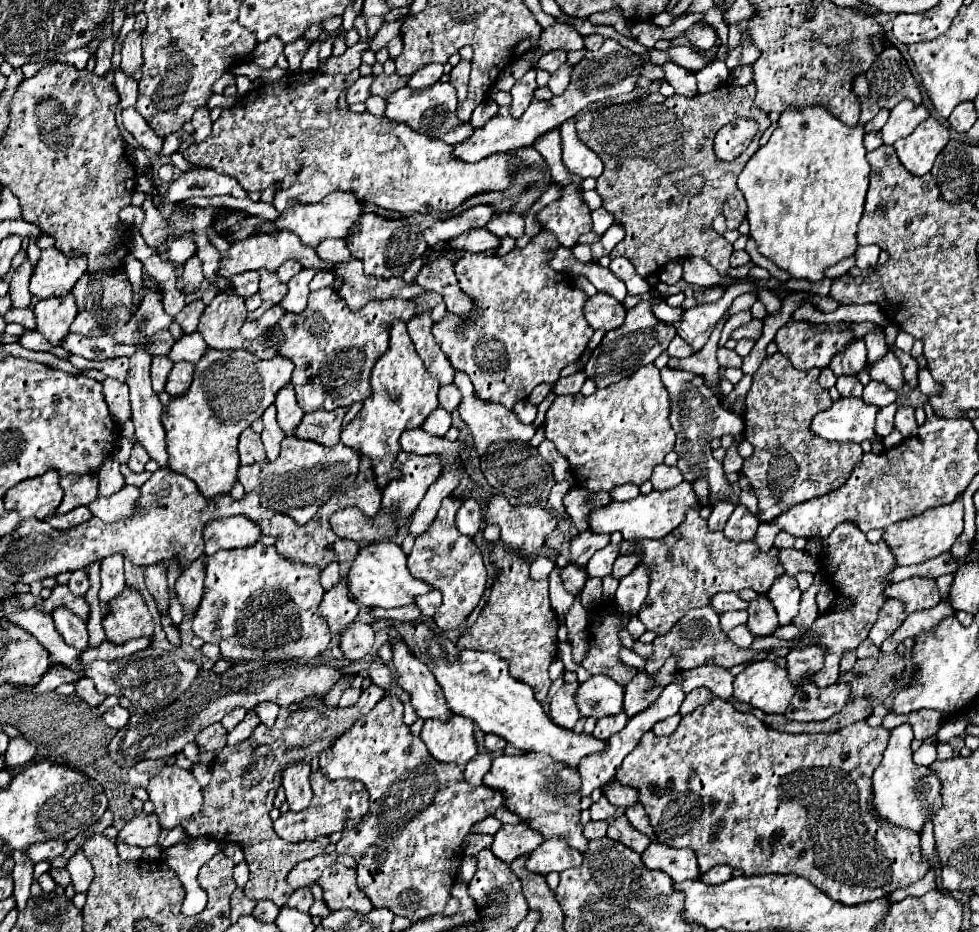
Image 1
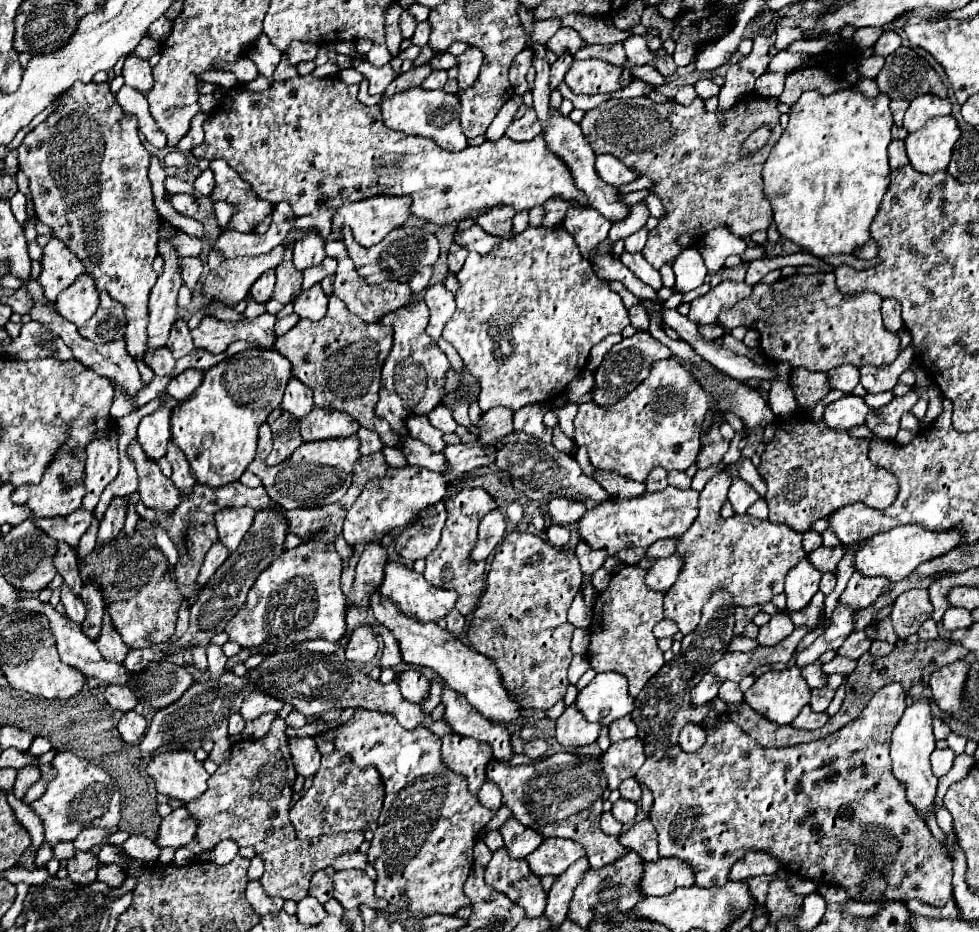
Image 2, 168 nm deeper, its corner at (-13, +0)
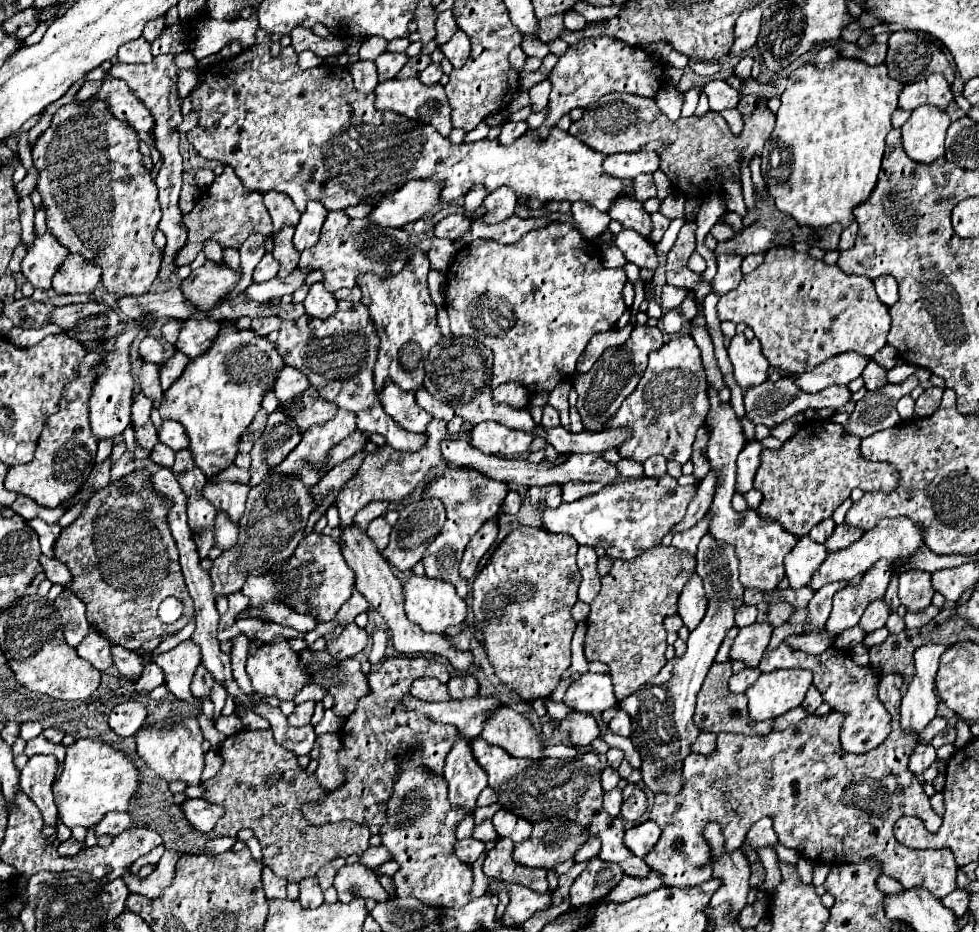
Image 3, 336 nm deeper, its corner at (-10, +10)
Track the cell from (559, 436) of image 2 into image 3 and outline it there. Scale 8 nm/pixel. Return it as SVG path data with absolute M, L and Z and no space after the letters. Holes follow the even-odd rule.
M543 406L543 420L541 420L541 426L545 428L555 428L559 426L559 414L557 410L553 410L553 406Z

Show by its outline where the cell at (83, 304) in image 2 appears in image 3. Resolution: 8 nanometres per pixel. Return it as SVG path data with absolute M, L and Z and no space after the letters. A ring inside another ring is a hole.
M69 254L53 276L53 290L59 294L93 292L101 280L101 268L85 262L81 254Z

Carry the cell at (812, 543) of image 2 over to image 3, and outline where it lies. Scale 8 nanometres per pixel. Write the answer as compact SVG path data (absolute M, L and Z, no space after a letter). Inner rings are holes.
M829 518L829 520L821 522L821 524L817 524L817 526L809 532L809 536L811 536L815 542L823 544L823 542L833 534L833 530L835 530L835 522L833 522L833 518Z

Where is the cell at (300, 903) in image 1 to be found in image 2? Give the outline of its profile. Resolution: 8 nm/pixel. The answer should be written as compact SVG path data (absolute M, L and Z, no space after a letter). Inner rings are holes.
M320 870L312 876L312 884L310 884L310 896L314 896L320 904L328 902L332 898L332 880Z

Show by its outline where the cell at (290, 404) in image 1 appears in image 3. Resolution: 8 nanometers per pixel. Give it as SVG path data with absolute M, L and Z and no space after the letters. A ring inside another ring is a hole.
M285 366L275 380L273 392L281 402L287 402L289 398L295 398L297 394L301 394L301 390L305 390L307 386L309 386L309 380L305 378L305 374L301 374L297 368Z

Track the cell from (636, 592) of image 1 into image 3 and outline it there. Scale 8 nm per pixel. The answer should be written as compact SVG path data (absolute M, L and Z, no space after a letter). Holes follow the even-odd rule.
M701 518L701 522L697 522L697 526L689 528L689 530L683 530L683 532L677 532L673 536L673 546L677 546L679 550L687 550L691 554L697 552L697 544L699 540L703 538L703 534L707 532L709 528L709 518Z

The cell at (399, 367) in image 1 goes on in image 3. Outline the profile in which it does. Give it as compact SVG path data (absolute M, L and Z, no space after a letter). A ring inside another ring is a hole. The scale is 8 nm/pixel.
M415 250L405 268L399 274L381 278L377 274L359 274L357 286L363 292L361 302L369 308L377 336L379 336L379 356L375 362L375 388L381 390L385 380L393 378L403 390L419 390L425 370L423 364L433 344L443 336L437 326L437 308L429 296L427 274L429 258L425 250Z

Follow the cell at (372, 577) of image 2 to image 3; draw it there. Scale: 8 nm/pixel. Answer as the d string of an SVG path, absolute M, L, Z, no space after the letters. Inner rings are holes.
M379 516L377 520L373 520L373 522L369 524L367 532L369 532L369 538L377 544L379 552L385 550L387 542L389 542L389 534L391 534L391 524L389 524L383 516Z

